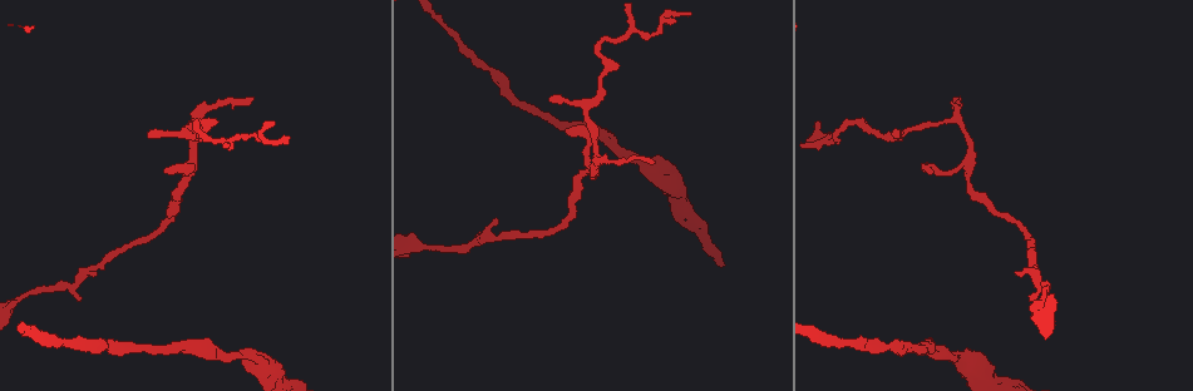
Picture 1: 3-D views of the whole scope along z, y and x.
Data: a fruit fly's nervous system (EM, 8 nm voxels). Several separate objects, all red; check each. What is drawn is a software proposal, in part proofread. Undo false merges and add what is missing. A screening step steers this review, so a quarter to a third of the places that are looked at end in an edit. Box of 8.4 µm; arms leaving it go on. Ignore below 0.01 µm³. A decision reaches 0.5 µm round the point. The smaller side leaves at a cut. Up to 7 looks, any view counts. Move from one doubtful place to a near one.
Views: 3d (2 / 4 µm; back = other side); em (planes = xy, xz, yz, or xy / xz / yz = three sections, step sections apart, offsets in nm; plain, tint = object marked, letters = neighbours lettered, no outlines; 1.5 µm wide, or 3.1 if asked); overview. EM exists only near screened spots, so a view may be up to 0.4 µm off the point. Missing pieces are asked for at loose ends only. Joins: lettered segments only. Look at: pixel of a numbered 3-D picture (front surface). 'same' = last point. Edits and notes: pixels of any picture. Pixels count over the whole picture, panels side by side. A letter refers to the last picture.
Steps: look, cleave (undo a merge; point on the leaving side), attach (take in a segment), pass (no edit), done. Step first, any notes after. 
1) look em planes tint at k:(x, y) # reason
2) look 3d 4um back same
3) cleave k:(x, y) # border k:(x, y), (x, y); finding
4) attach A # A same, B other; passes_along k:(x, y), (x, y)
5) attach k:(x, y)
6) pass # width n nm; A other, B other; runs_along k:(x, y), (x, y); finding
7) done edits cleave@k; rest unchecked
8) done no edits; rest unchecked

look em planes letters at 1:(929, 170) # an open end

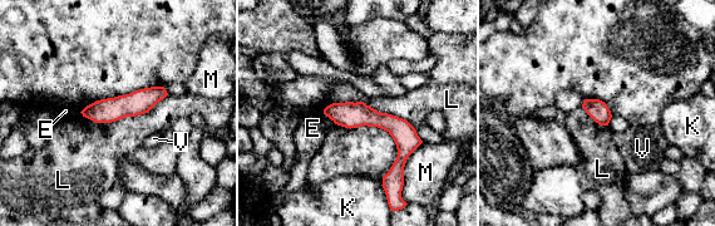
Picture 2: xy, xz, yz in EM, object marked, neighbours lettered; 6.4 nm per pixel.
pass # longest_contact L 550 nm; E other, K other, L other, M other, V other; none of them fits

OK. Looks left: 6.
look 3d 4um at 1:(91, 272) # an open end

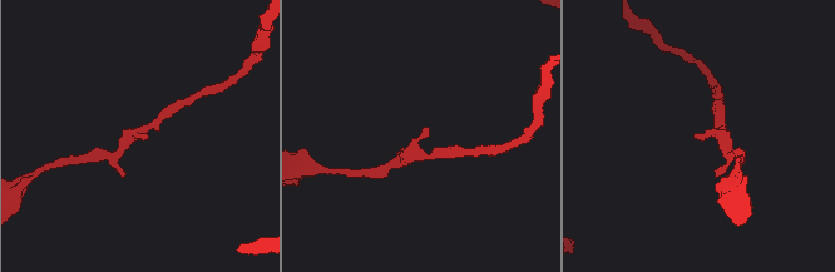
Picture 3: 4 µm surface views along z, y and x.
look em xz step 8 letters at 3:(423, 128)

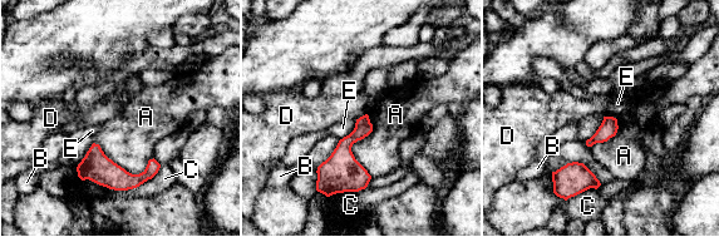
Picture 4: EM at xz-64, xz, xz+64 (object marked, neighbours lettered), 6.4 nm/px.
pass # width 110 nm; A other, B other, C other, D other, E other; border 4:(367, 113), (355, 119); no lettered segment goes on from it

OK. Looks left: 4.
look em planes letters at 1:(244, 352) # thick turns thin

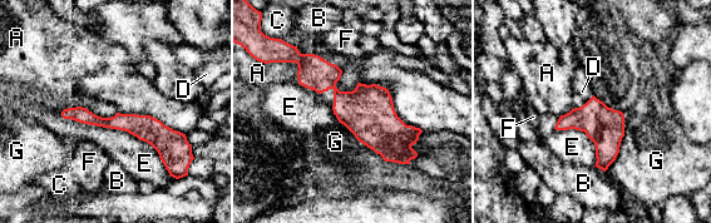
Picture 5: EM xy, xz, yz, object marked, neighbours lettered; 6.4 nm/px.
pass # longest_contact E 800 nm; A other, B other, C other, D other, E other, F other, G other; runs_along 5:(302, 57), (413, 154); all the same neuron

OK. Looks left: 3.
done no edits; rest unchecked

